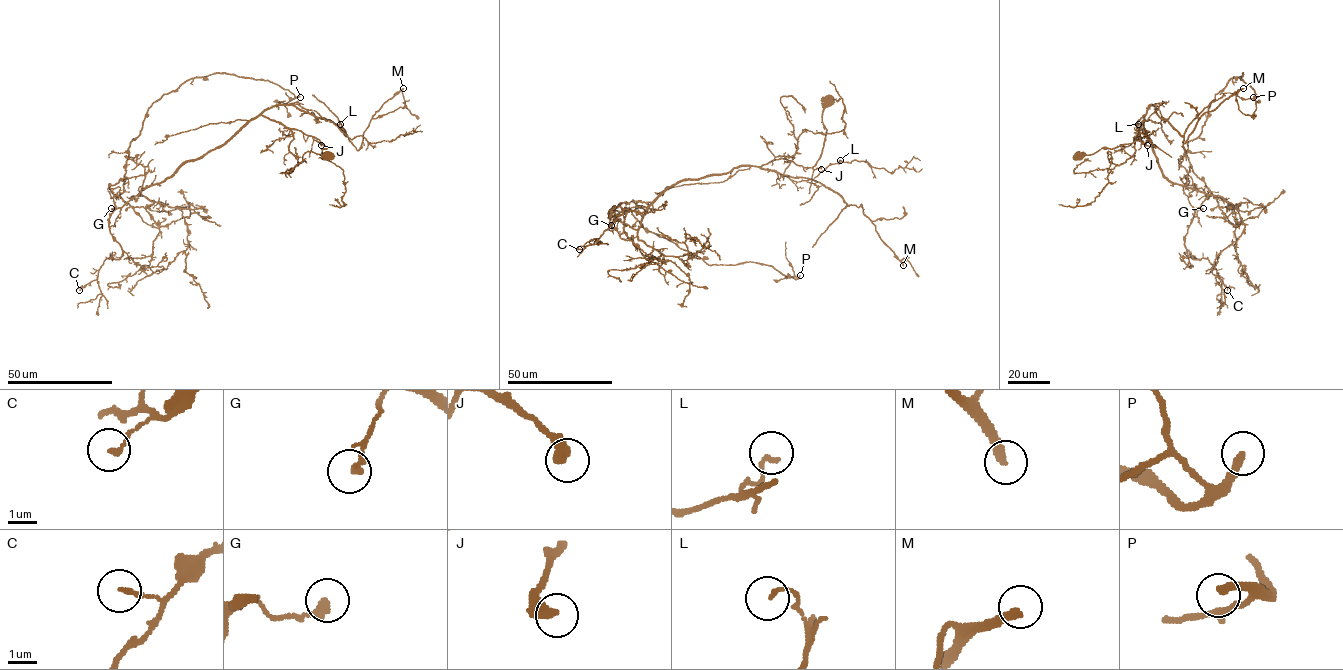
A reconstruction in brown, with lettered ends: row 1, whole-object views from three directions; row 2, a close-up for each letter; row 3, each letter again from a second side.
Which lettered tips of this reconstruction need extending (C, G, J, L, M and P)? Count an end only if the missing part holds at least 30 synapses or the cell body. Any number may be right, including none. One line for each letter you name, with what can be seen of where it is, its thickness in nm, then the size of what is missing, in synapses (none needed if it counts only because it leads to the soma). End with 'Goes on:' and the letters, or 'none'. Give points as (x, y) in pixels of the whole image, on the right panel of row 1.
M: place (1243, 88); calibre 320 nm; 300 synapses
Goes on: M

